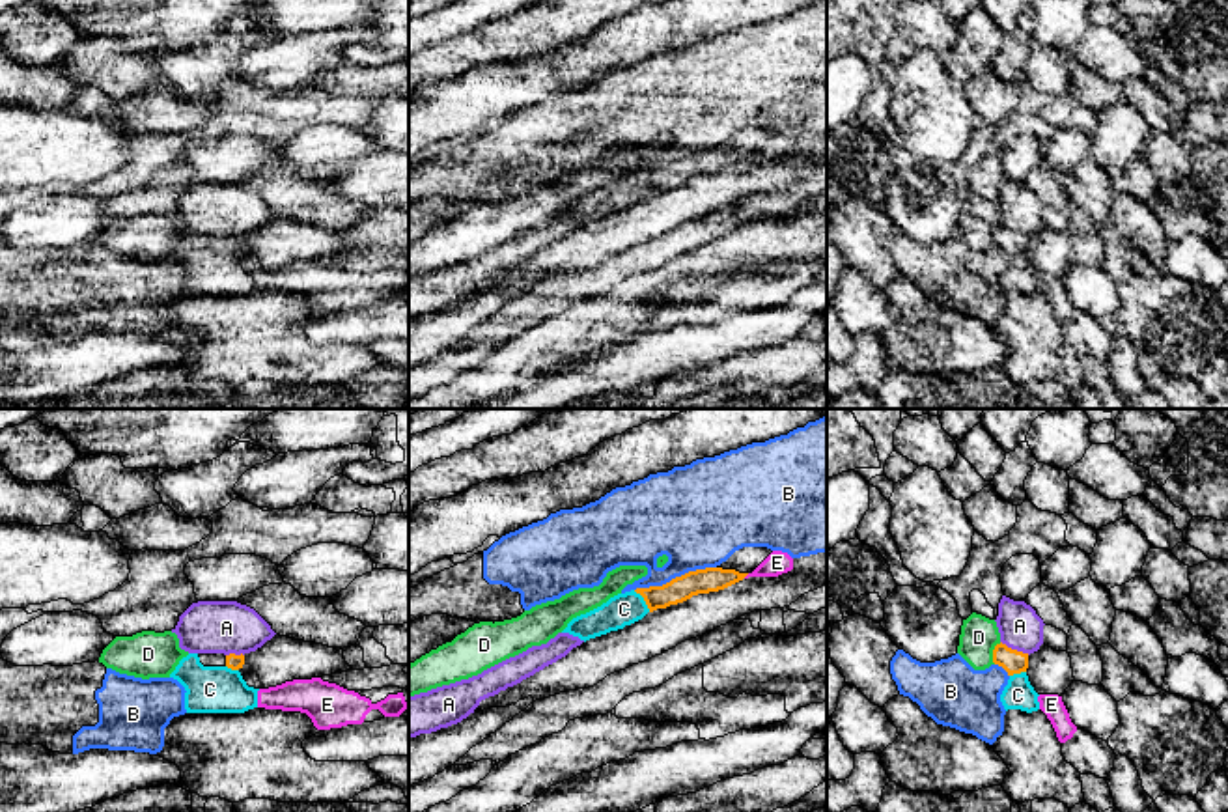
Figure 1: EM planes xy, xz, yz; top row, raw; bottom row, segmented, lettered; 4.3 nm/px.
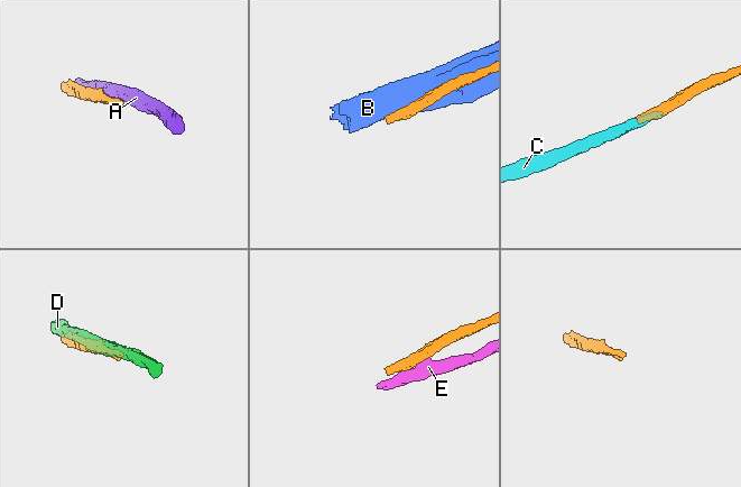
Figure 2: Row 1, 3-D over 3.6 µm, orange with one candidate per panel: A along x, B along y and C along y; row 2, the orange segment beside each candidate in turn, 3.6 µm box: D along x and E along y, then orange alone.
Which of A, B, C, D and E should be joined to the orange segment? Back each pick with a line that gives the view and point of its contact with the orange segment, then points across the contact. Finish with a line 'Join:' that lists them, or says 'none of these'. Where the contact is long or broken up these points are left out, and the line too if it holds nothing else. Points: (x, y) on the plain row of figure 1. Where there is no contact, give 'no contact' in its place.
C: xz (644, 182) | across xz (693, 165), (670, 176), (644, 182), (624, 191)
Join: C

